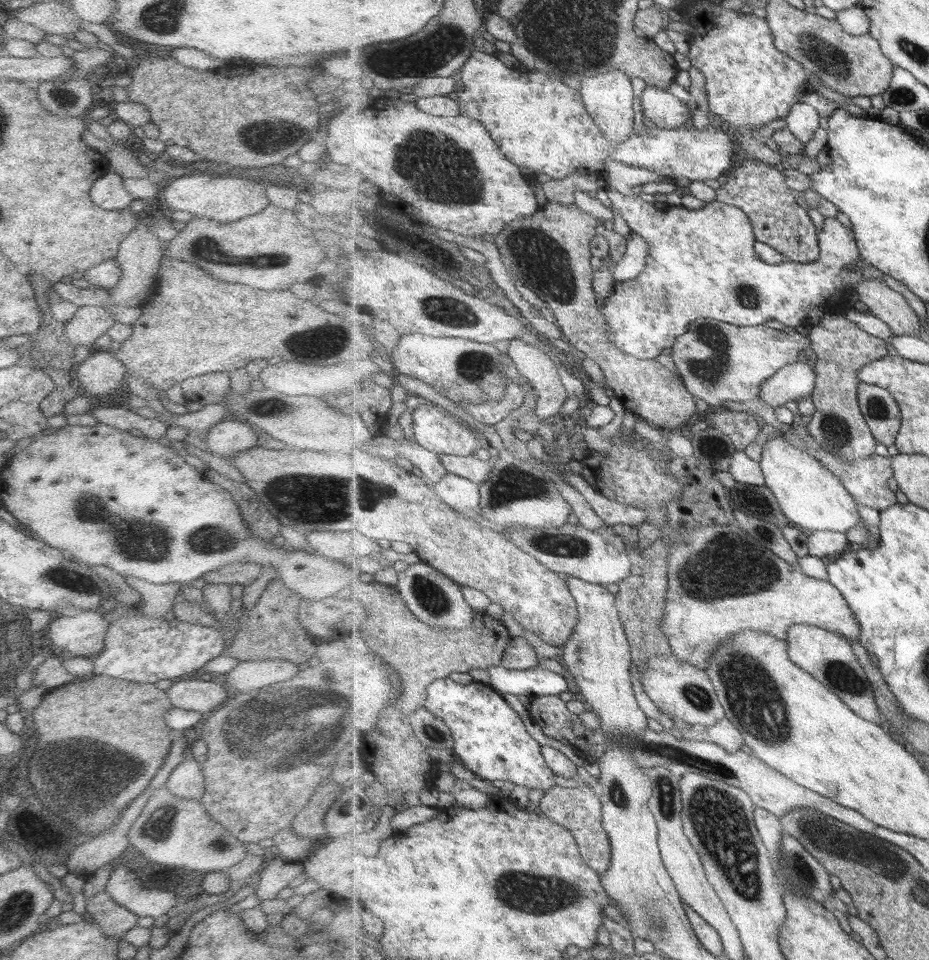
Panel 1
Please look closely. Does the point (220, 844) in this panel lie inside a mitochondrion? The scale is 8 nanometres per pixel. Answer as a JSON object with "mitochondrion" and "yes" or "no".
{"mitochondrion":"no"}

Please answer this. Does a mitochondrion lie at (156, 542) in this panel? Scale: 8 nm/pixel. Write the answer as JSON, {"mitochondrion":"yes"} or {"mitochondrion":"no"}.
{"mitochondrion":"yes"}

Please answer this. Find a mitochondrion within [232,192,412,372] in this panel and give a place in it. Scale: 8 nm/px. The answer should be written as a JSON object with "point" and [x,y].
{"point":[329,341]}

